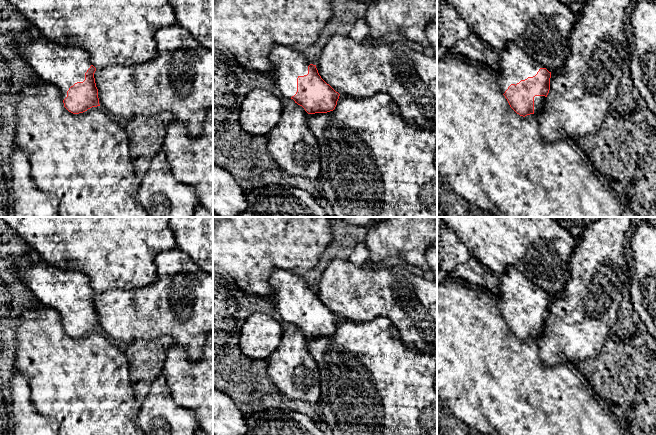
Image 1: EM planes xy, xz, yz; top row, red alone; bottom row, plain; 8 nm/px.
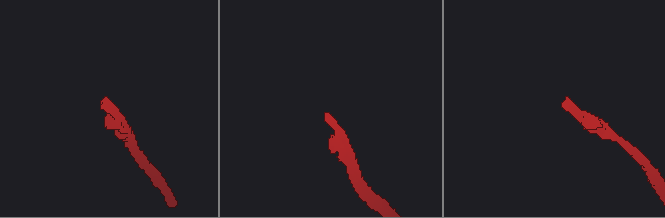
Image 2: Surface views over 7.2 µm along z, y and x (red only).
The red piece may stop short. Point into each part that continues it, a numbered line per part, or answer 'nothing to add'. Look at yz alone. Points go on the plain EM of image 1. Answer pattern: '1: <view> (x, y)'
1: yz (515, 289)

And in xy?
1: xy (63, 290)

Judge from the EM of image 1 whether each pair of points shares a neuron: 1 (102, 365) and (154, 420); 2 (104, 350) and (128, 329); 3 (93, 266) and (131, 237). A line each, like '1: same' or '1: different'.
1: different
2: different
3: same

